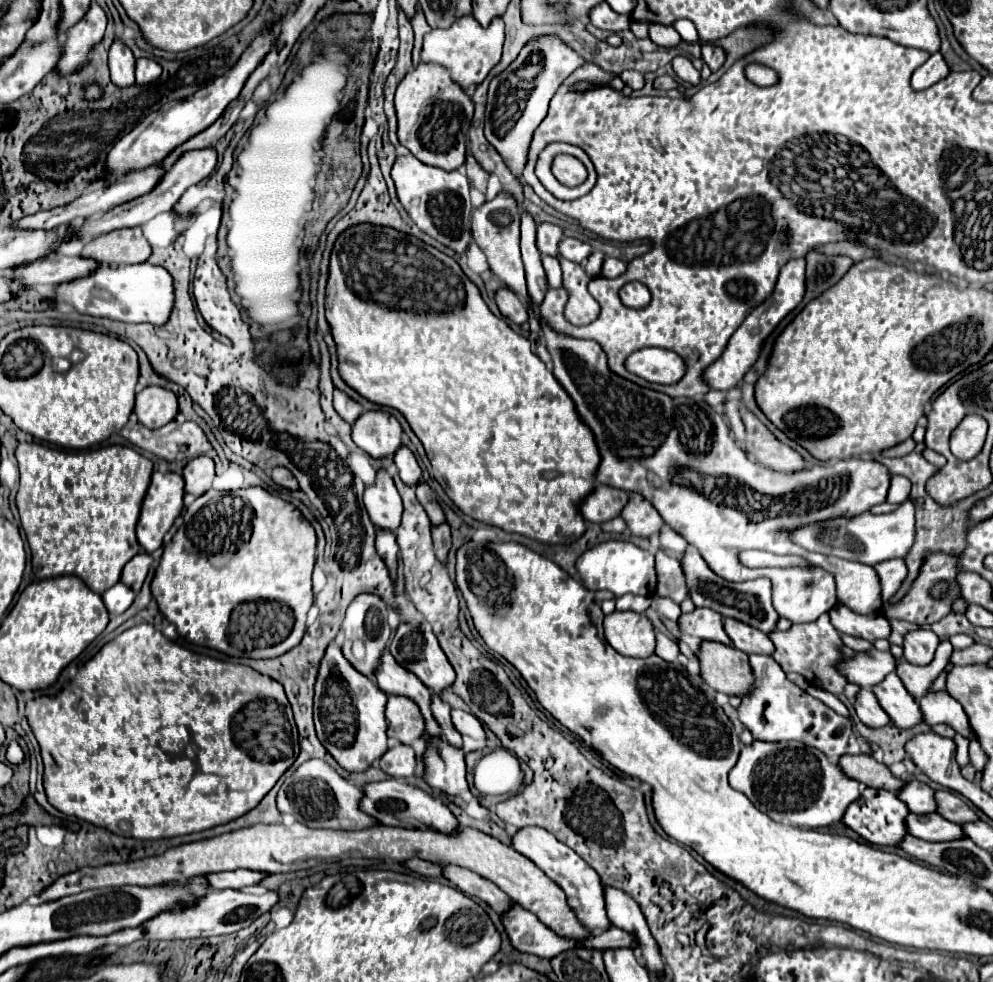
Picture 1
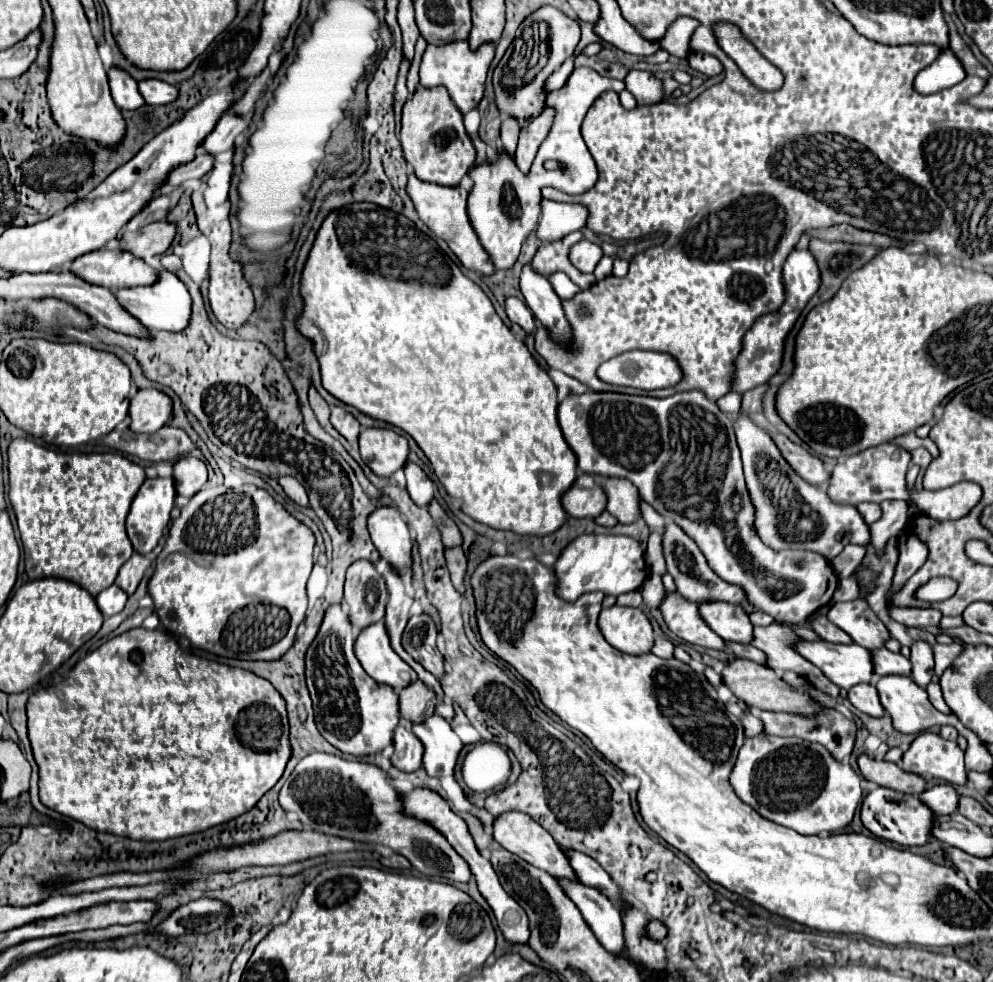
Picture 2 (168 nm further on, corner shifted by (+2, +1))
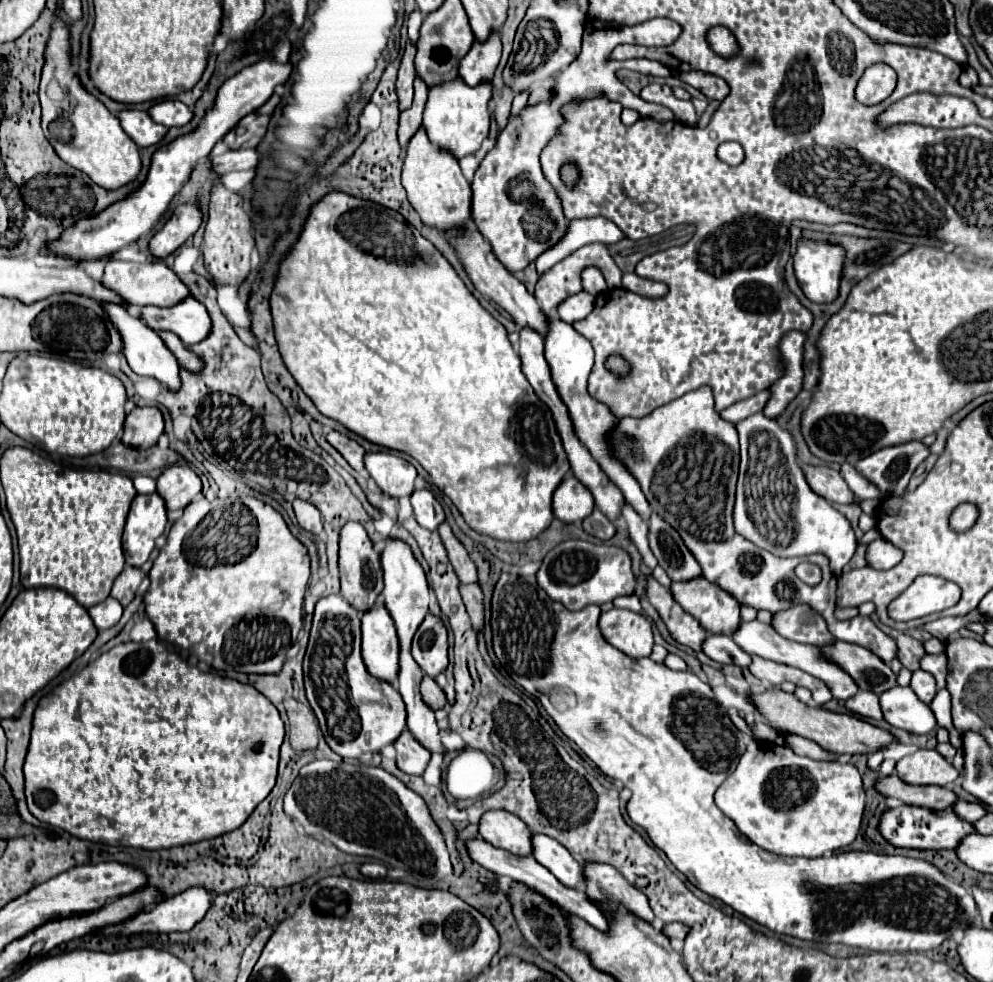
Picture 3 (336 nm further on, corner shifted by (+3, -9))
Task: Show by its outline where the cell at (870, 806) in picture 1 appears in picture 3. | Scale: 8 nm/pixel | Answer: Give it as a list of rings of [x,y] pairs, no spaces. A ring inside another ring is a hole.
[[[899,806],[891,808],[883,814],[879,824],[881,834],[899,848],[923,848],[923,850],[949,850],[955,848],[961,838],[967,834],[973,834],[973,824],[965,822],[961,816],[957,816],[953,810],[929,810],[919,806]]]

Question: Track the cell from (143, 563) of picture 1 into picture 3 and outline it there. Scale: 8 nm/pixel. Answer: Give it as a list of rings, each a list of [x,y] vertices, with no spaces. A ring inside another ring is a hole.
[[[125,566],[111,588],[111,596],[117,598],[123,606],[127,606],[135,598],[135,592],[137,592],[139,584],[143,582],[143,578],[145,578],[145,574],[139,568]]]

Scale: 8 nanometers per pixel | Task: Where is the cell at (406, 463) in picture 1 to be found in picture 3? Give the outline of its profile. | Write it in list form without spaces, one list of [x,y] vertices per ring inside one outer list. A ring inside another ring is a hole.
[[[415,490],[411,496],[411,504],[415,510],[415,520],[423,528],[437,530],[437,526],[441,526],[441,522],[445,522],[445,512],[429,490]]]

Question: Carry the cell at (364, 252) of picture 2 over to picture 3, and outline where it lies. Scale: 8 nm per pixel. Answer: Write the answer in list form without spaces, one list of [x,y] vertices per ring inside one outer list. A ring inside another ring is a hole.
[[[341,192],[325,194],[319,202],[311,206],[299,240],[281,258],[279,272],[277,272],[273,292],[269,298],[275,340],[277,340],[283,364],[323,416],[337,420],[347,430],[363,436],[365,440],[373,444],[413,456],[427,470],[433,484],[453,500],[453,504],[463,514],[465,522],[475,532],[491,536],[495,540],[507,540],[507,542],[533,540],[543,530],[547,530],[553,520],[551,496],[555,488],[561,484],[561,480],[565,478],[565,474],[569,472],[569,460],[565,456],[561,438],[555,430],[551,412],[537,398],[525,374],[521,372],[519,356],[511,348],[511,342],[507,338],[503,324],[499,324],[477,302],[477,298],[467,290],[467,286],[463,284],[455,268],[447,262],[447,258],[437,250],[429,252],[429,248],[431,248],[429,240],[425,240],[419,234],[419,230],[413,228],[399,212],[389,210],[369,200],[341,194]]]

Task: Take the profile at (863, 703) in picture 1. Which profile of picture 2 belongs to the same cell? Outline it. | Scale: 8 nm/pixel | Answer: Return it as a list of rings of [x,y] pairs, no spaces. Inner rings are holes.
[[[856,684],[848,690],[848,700],[854,704],[854,708],[858,708],[860,712],[874,716],[874,718],[882,718],[886,714],[886,710],[882,708],[880,700],[878,700],[878,692],[872,684]]]

